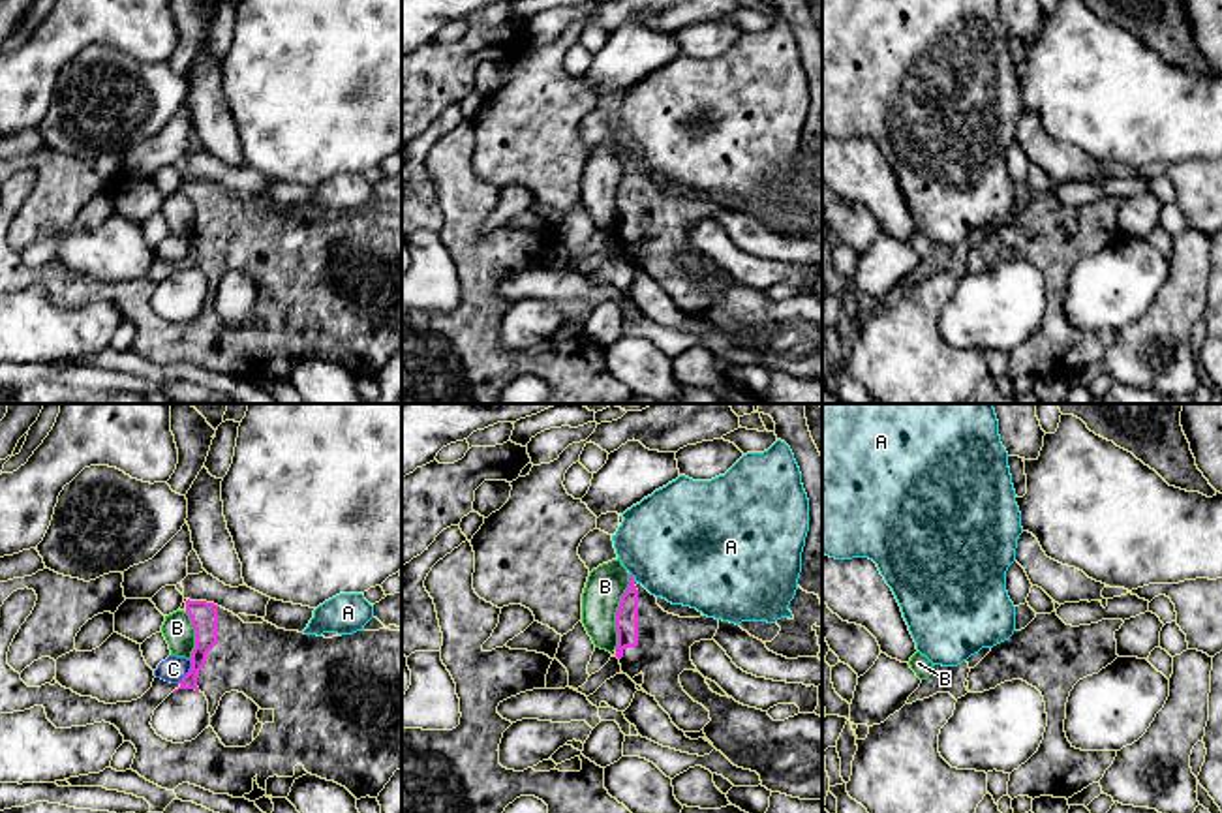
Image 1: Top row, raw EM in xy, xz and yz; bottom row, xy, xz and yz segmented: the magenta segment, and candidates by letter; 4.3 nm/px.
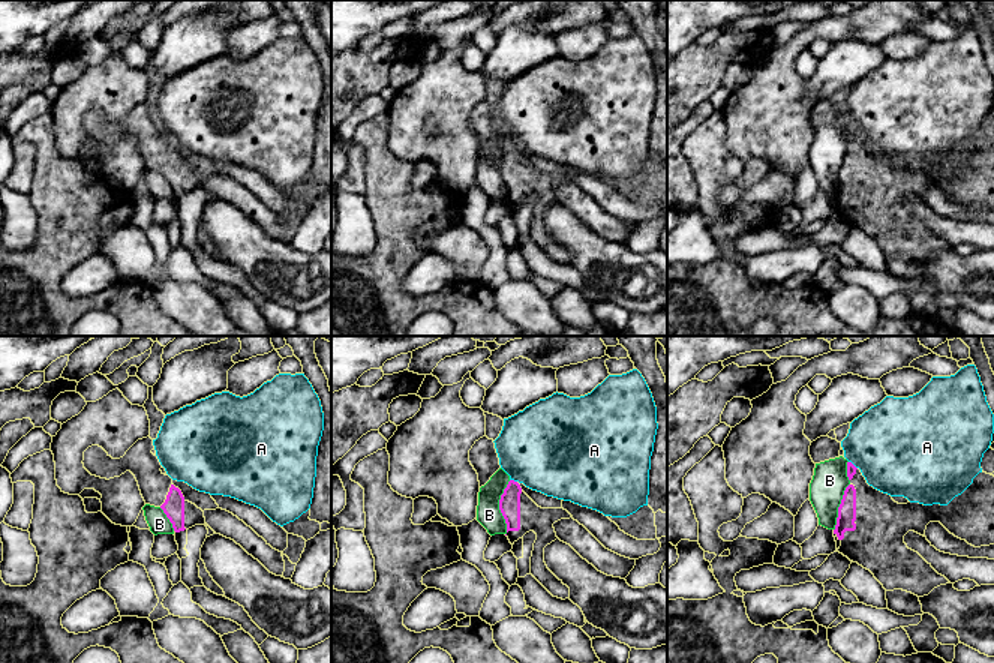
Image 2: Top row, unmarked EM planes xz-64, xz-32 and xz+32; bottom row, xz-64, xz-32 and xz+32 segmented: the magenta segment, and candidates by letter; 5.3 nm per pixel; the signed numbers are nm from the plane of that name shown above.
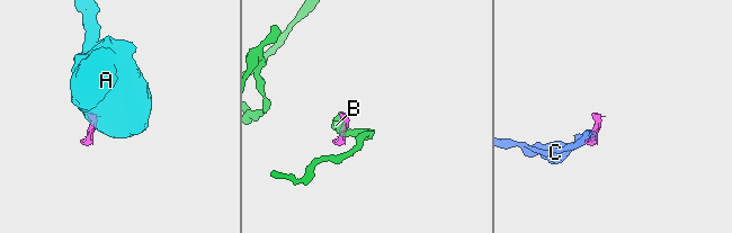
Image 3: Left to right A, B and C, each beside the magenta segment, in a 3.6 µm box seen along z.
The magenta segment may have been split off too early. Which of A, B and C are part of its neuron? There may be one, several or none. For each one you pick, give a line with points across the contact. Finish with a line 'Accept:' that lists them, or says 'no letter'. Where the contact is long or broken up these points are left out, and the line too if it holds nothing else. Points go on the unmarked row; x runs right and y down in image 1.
Accept: no letter

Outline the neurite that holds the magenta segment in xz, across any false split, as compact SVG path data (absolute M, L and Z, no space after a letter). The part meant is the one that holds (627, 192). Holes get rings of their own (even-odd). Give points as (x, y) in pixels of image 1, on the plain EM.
M633 154L629 161L616 192L616 237L621 252L631 259L642 252L640 267L659 282L672 302L683 312L700 312L711 300L710 291L683 270L680 253L698 252L691 240L691 225L713 220L719 199L668 193Z

